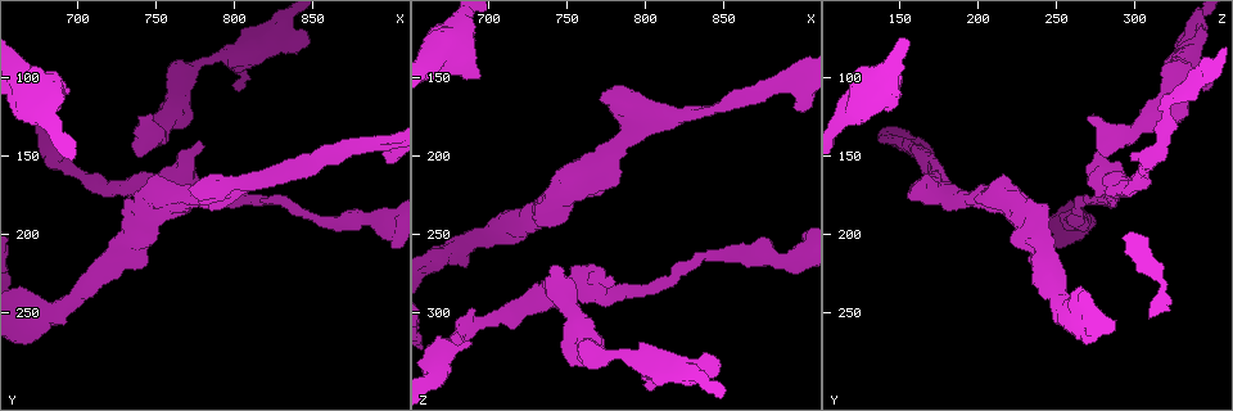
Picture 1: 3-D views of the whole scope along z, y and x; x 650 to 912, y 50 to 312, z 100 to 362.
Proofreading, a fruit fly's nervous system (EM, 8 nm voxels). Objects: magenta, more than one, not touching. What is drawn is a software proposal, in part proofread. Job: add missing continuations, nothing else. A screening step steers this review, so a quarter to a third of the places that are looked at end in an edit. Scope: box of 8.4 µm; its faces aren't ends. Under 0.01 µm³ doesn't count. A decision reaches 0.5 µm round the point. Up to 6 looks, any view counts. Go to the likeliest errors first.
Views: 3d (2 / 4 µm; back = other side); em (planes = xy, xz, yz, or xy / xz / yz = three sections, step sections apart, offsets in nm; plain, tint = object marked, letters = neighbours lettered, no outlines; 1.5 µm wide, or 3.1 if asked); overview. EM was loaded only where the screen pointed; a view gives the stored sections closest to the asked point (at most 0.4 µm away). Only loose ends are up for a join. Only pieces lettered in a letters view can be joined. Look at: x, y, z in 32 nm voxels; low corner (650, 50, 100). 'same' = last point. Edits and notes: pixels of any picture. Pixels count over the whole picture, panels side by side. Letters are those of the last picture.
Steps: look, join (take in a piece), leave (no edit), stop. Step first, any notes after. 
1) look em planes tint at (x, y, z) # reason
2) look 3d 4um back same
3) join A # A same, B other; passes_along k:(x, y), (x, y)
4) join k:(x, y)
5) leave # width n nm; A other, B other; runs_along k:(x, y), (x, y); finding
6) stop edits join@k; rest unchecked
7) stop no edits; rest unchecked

look 3d 2um at (740, 122, 270) # thick end

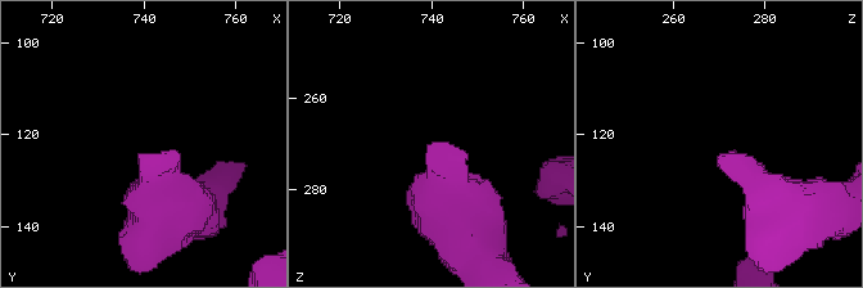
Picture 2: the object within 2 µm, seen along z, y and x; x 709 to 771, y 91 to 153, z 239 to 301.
look em planes tint at (740, 124, 270) # need the tissue

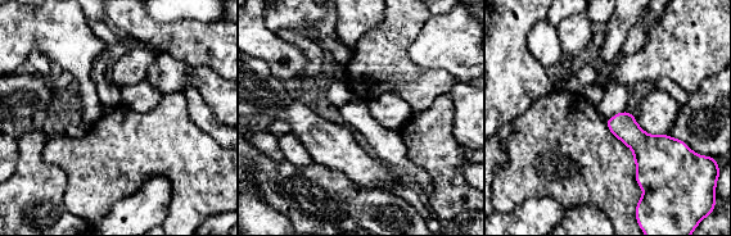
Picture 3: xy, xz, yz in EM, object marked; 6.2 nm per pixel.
look em planes letters same # see the neighbours

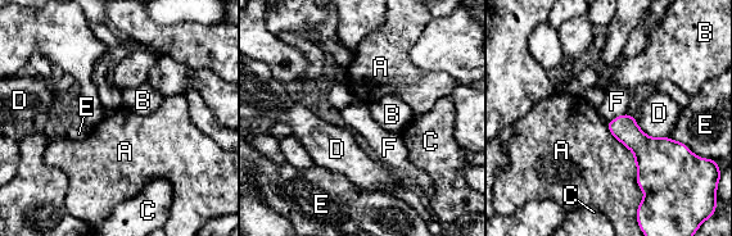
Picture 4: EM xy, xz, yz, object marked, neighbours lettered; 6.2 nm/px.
leave # longest_contact A 500 nm; A other, B other, C other, D other, E other, F other; border 4:(627, 113), (619, 114), (606, 123); none of them fits

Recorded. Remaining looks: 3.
look 3d 4um at (696, 110, 148) # stops while still wide

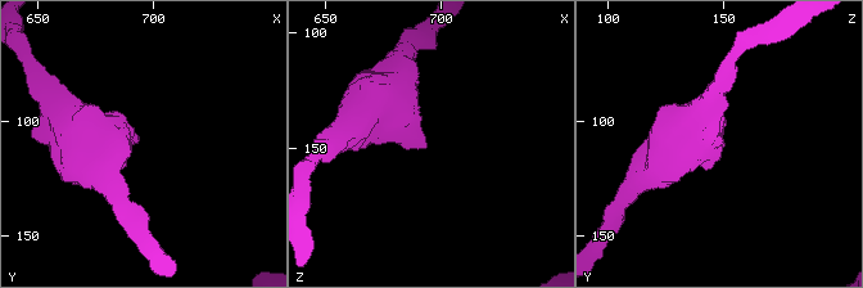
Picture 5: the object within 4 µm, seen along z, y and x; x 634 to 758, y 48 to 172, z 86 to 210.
look em planes letters at (694, 109, 150) # shape alone is not enough

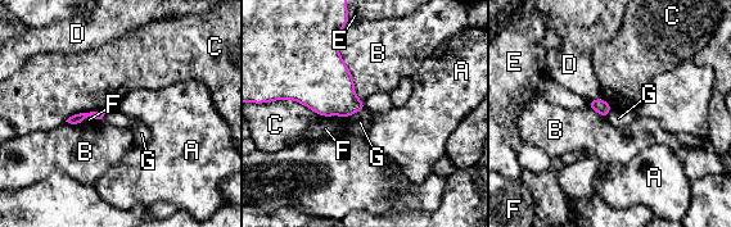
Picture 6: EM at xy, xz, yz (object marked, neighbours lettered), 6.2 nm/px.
leave # A other, B other, C other, D other, E other, F other, G other; no lettered piece goes on from it

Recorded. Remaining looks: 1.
stop no edits; rest unchecked

